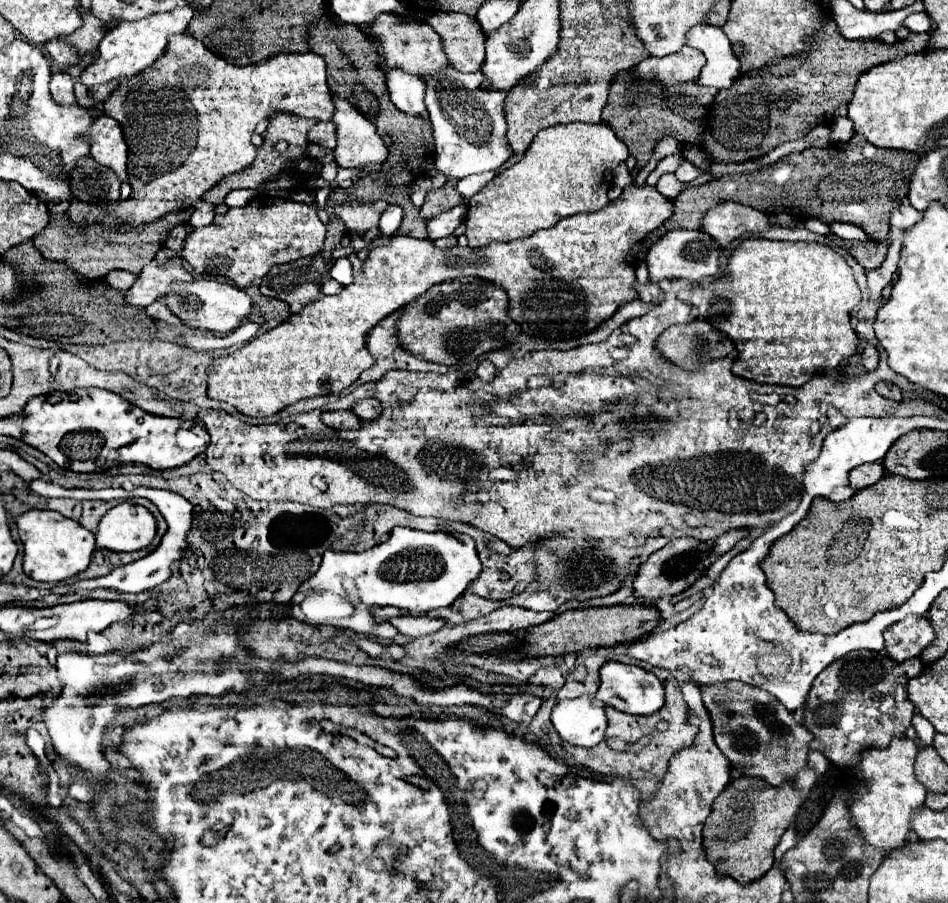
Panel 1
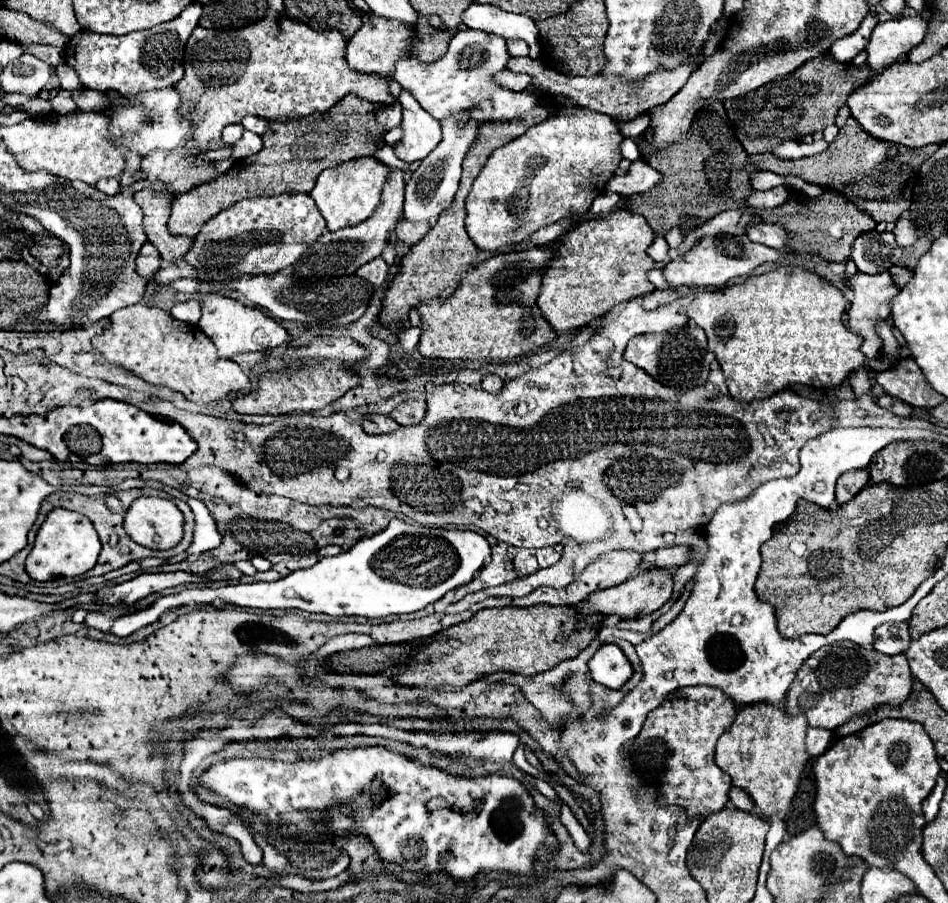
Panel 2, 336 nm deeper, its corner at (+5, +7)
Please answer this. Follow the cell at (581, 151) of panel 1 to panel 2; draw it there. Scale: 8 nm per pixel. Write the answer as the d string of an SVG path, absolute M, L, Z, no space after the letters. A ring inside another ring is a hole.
M565 107L511 143L495 149L467 195L465 227L469 237L483 251L499 251L501 247L525 241L533 231L557 223L563 217L575 213L585 215L591 203L605 193L607 181L619 167L619 161L623 159L623 139L625 137L621 135L613 117L583 107Z

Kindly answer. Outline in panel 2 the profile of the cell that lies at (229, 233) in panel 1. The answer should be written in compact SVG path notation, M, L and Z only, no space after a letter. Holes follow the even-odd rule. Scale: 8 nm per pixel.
M303 193L253 197L239 201L201 227L185 261L201 279L225 281L237 273L277 273L293 265L325 231L325 219L315 201Z

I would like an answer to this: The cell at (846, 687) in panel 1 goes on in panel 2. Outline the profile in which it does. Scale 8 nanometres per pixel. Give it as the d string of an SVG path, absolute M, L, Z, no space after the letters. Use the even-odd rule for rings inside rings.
M843 641L805 659L785 697L785 711L789 715L805 715L811 727L833 731L853 717L865 717L879 707L901 705L909 697L911 685L913 675L905 653L881 655L875 649L867 651L851 641Z

